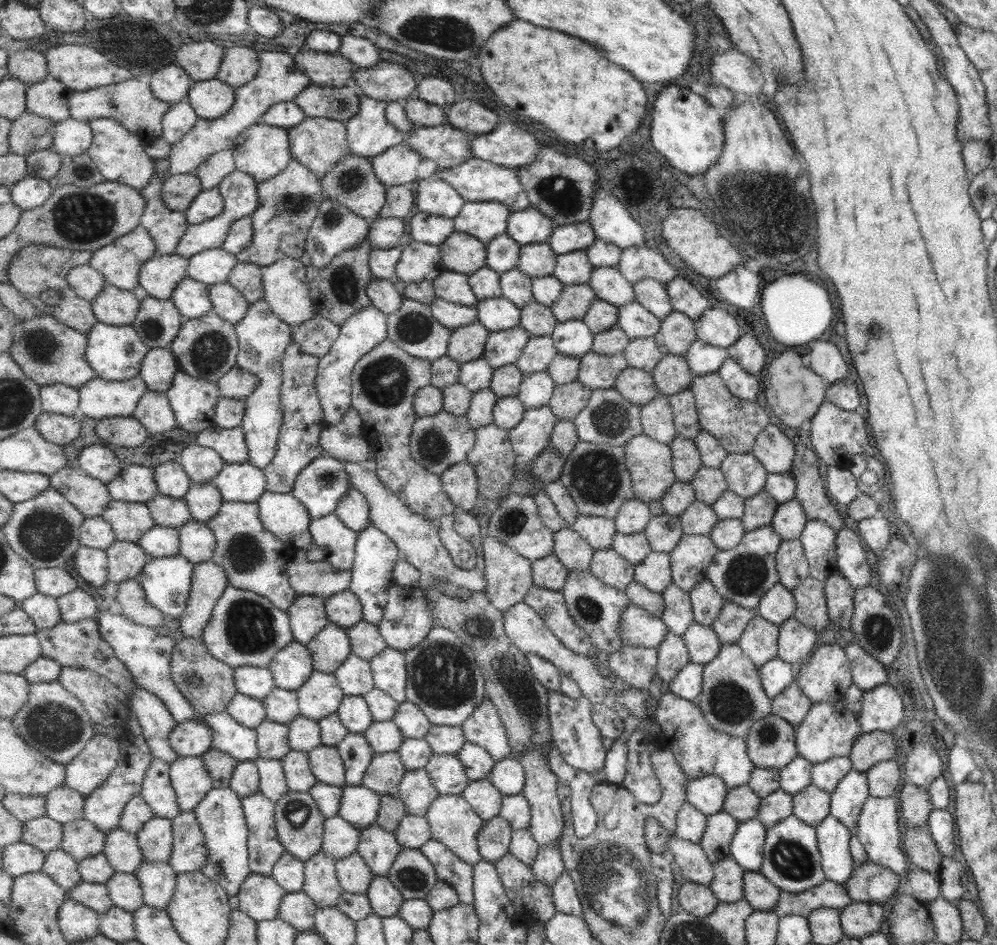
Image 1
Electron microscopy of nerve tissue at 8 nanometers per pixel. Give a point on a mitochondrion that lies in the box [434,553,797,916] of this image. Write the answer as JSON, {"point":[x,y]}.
{"point":[515,683]}

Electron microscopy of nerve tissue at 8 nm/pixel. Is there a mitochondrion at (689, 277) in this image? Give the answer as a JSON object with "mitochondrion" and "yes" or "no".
{"mitochondrion":"no"}

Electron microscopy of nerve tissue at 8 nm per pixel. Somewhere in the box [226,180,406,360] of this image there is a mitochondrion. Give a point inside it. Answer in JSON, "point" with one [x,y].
{"point":[343,284]}

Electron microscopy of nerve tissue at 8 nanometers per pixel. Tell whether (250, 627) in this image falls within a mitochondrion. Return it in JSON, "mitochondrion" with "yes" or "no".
{"mitochondrion":"yes"}

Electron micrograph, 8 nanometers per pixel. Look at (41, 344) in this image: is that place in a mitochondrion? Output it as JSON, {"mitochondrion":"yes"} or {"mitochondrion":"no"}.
{"mitochondrion":"yes"}

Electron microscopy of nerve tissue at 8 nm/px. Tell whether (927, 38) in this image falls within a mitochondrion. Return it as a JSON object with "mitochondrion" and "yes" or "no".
{"mitochondrion":"no"}

